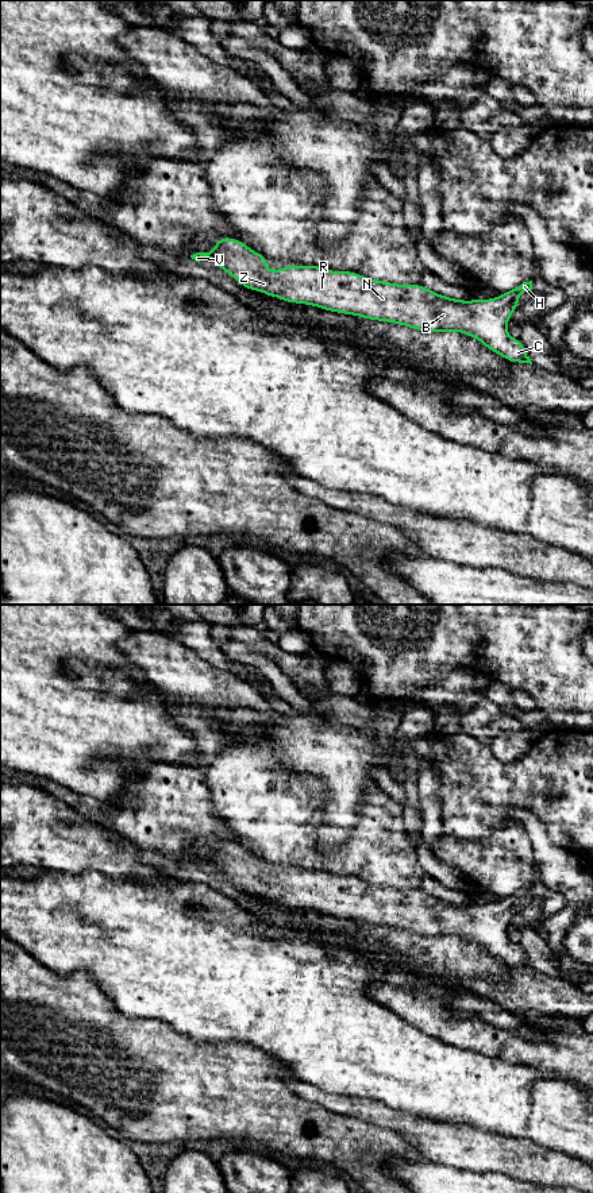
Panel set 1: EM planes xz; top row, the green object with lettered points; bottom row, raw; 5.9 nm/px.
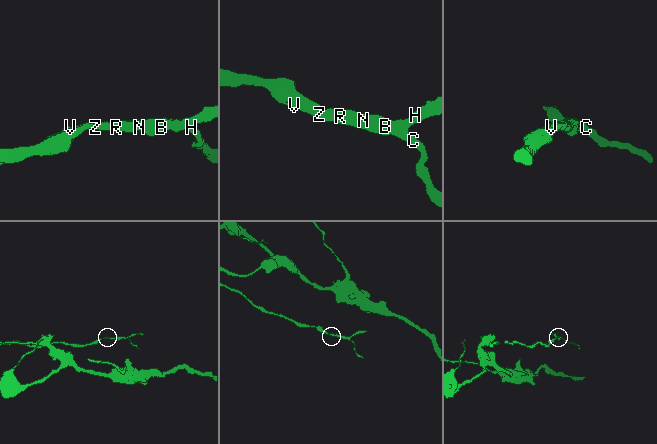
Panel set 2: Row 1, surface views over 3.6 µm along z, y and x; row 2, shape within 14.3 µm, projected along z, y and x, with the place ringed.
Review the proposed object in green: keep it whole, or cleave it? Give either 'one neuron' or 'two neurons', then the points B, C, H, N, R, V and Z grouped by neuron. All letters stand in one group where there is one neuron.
one neuron; groups B C H N R V Z

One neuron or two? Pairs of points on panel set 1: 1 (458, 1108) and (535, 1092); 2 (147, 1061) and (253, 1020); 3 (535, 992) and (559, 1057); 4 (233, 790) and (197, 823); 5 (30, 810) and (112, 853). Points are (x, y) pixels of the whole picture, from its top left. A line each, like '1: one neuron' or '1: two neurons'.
1: one neuron
2: two neurons
3: two neurons
4: two neurons
5: one neuron

